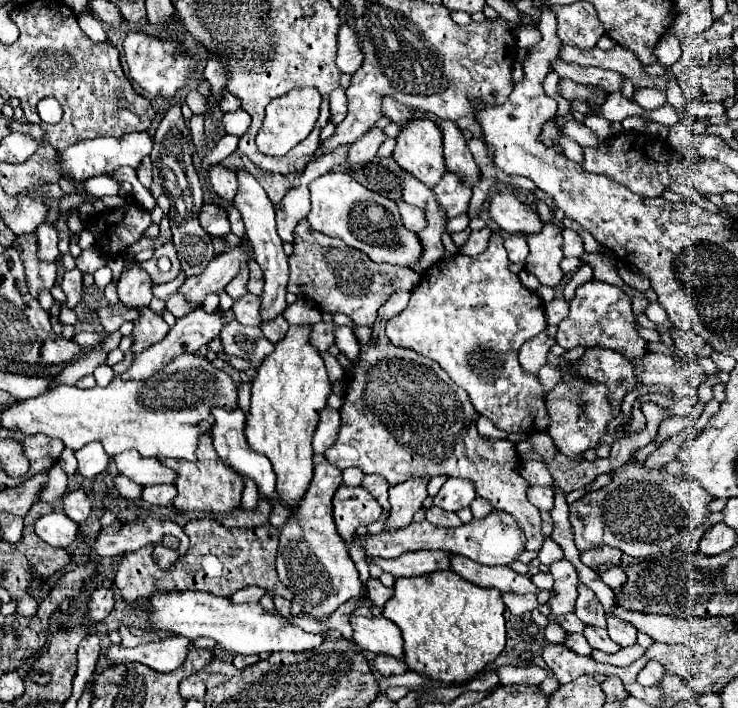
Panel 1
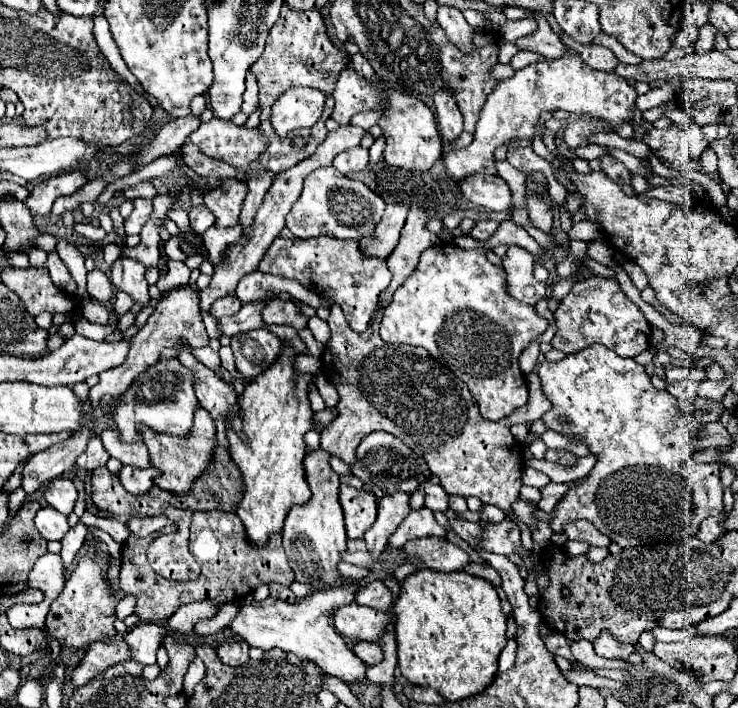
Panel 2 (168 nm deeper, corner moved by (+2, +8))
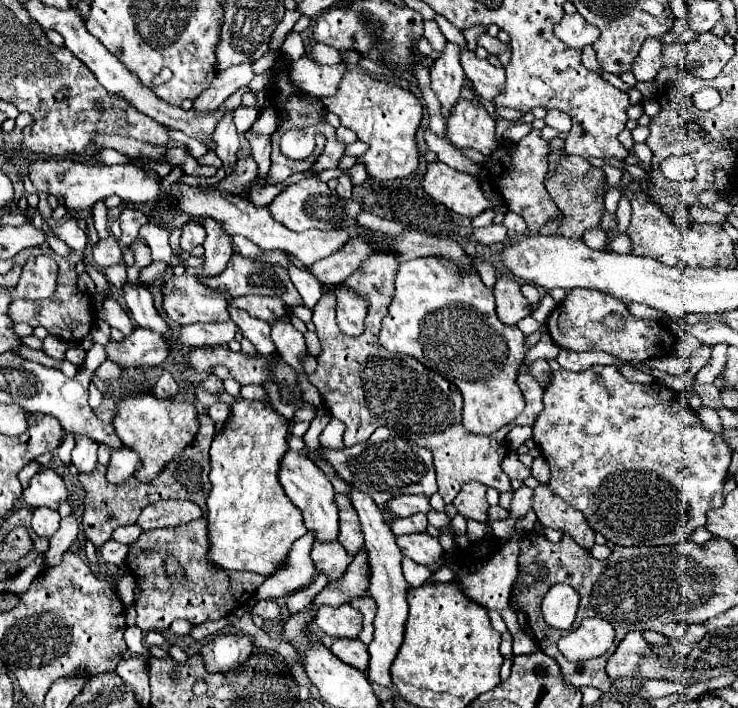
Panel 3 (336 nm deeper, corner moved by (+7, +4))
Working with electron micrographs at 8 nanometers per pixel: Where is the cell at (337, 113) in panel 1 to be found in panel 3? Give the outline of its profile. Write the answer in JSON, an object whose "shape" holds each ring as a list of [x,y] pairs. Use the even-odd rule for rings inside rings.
{"shape":[[[346,70],[340,90],[334,96],[322,98],[328,112],[334,112],[342,126],[354,130],[360,140],[370,144],[370,150],[360,156],[360,162],[368,166],[368,172],[378,180],[406,178],[420,166],[420,152],[416,132],[422,122],[422,102],[400,86],[372,78],[362,70]]]}

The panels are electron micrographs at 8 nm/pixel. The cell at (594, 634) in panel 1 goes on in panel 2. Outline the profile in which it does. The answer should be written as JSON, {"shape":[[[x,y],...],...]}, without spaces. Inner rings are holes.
{"shape":[[[601,632],[593,646],[599,656],[609,658],[609,660],[627,660],[635,652],[633,644],[621,644],[607,632]]]}

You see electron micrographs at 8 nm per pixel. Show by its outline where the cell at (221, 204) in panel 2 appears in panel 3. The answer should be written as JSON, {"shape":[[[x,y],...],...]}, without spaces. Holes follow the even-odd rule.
{"shape":[[[202,218],[204,228],[208,232],[206,240],[204,240],[204,268],[198,270],[198,276],[216,276],[220,274],[230,256],[232,256],[232,236],[224,234],[224,226],[212,222],[212,218]]]}

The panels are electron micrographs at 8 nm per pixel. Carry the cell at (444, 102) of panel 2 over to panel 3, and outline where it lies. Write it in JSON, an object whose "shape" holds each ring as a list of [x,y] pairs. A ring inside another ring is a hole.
{"shape":[[[448,42],[442,52],[442,58],[436,60],[430,70],[432,90],[436,92],[436,96],[442,104],[440,110],[442,110],[444,120],[448,120],[452,116],[454,104],[460,98],[460,90],[462,90],[462,82],[464,82],[464,70],[460,66],[458,50],[460,50],[458,46]]]}

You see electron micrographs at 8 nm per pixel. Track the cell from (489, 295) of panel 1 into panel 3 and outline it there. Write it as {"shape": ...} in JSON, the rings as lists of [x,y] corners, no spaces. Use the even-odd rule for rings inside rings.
{"shape":[[[416,258],[402,262],[396,274],[396,294],[388,306],[386,318],[382,320],[378,342],[388,352],[408,354],[456,384],[464,396],[462,424],[474,434],[492,434],[524,410],[524,396],[516,384],[516,376],[528,352],[526,336],[518,326],[504,326],[504,322],[500,322],[492,290],[482,282],[478,272],[460,274],[460,270],[456,270],[456,266],[446,258]]]}

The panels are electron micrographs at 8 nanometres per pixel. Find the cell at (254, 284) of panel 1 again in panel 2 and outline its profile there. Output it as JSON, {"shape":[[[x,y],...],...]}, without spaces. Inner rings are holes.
{"shape":[[[255,270],[253,274],[247,274],[237,284],[237,298],[241,300],[241,304],[265,302],[269,298],[275,298],[279,292],[291,292],[291,296],[295,296],[295,300],[301,300],[301,302],[305,302],[305,304],[309,304],[313,308],[323,306],[321,296],[309,292],[307,288],[297,284],[295,280],[261,274],[259,270]]]}

